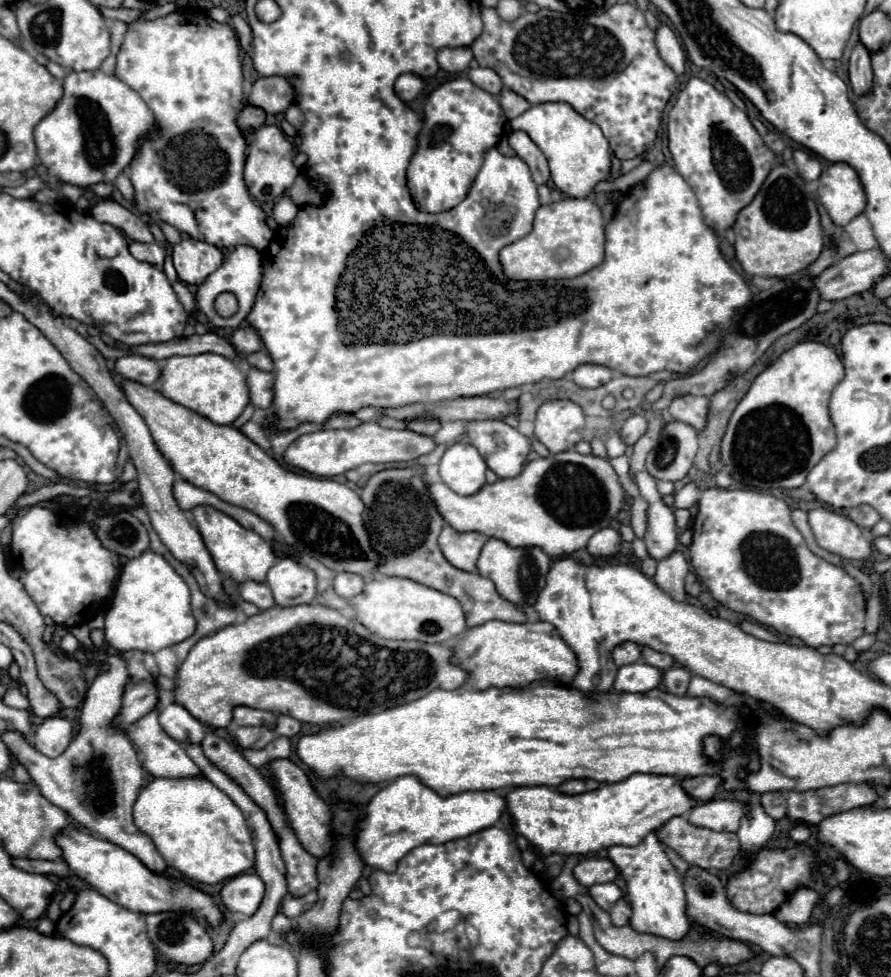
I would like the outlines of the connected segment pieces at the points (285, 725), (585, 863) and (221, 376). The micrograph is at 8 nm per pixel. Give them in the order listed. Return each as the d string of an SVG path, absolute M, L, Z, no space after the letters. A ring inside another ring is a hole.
M278 715L276 717L276 733L284 737L294 737L300 731L300 721L290 715Z
M590 857L590 859L578 861L574 867L574 877L584 887L592 887L596 883L610 883L614 881L616 875L618 871L610 859Z
M202 353L192 357L168 357L162 365L162 373L158 379L158 391L180 403L198 415L210 419L218 425L232 425L232 421L244 411L248 405L248 385L244 373L238 365L222 355L216 353Z

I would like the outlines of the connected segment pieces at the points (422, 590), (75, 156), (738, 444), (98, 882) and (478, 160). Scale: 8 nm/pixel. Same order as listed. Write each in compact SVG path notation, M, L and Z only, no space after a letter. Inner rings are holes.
M382 575L368 581L364 591L350 599L350 605L356 613L356 621L360 621L370 633L376 633L384 639L444 643L450 637L466 631L464 611L454 597L404 577Z
M100 69L96 71L70 71L64 77L64 95L56 103L56 107L36 125L34 139L38 147L40 161L48 167L48 173L58 177L62 183L70 183L76 187L92 187L94 183L112 183L116 175L132 161L136 155L136 145L146 137L154 123L154 115L142 97L130 89L126 83L112 75L104 75Z
M804 341L782 353L768 369L764 369L752 383L746 397L734 409L726 435L722 439L722 461L726 471L738 481L738 487L770 491L794 489L806 481L810 469L836 445L834 425L828 415L828 401L832 389L844 379L840 357L824 343Z
M68 825L64 827L56 837L56 845L62 849L62 859L66 861L68 869L74 871L82 881L86 881L90 887L100 891L110 901L116 901L118 905L140 911L140 913L162 913L162 911L190 911L198 917L204 917L208 925L218 925L222 921L222 911L214 903L214 899L174 877L168 875L156 875L146 865L136 859L126 849L112 845L106 839L98 839L92 833L84 833L82 829Z
M466 77L450 79L442 83L438 89L434 89L426 97L424 125L418 133L418 143L408 165L408 189L416 207L424 213L442 213L464 201L468 189L472 187L472 181L476 179L476 173L480 171L480 165L484 163L484 153L502 139L504 123L506 117L498 99L488 91L472 85Z

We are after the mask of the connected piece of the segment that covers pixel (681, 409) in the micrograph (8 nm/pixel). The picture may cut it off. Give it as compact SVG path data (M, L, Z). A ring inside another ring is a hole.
M684 395L672 401L668 407L668 413L676 421L684 421L686 425L692 425L696 431L702 431L708 417L708 397L694 397Z

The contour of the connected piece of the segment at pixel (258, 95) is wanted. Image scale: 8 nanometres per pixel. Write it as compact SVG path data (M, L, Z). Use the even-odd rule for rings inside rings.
M260 77L244 103L262 107L266 113L284 113L294 103L296 91L286 77Z

